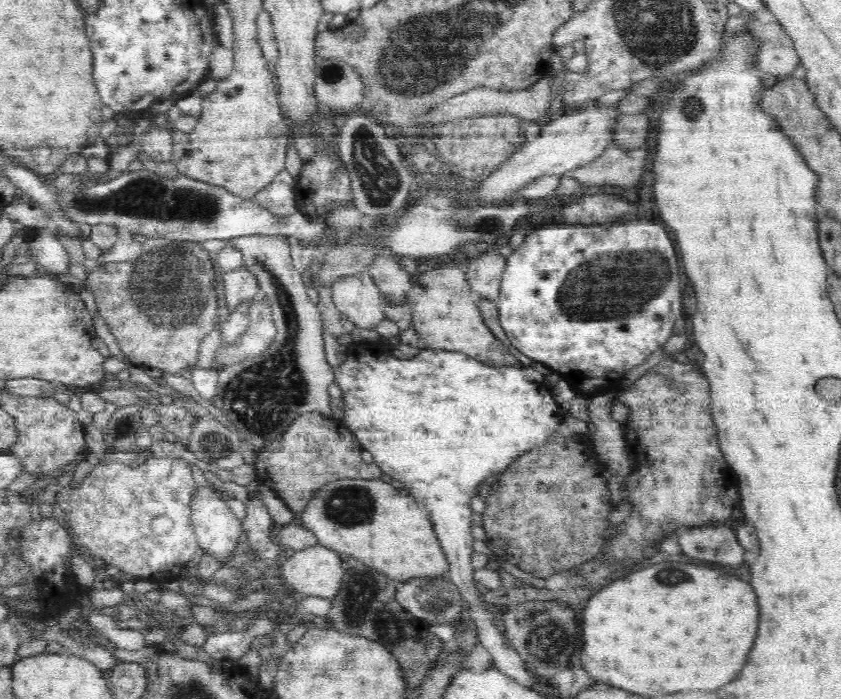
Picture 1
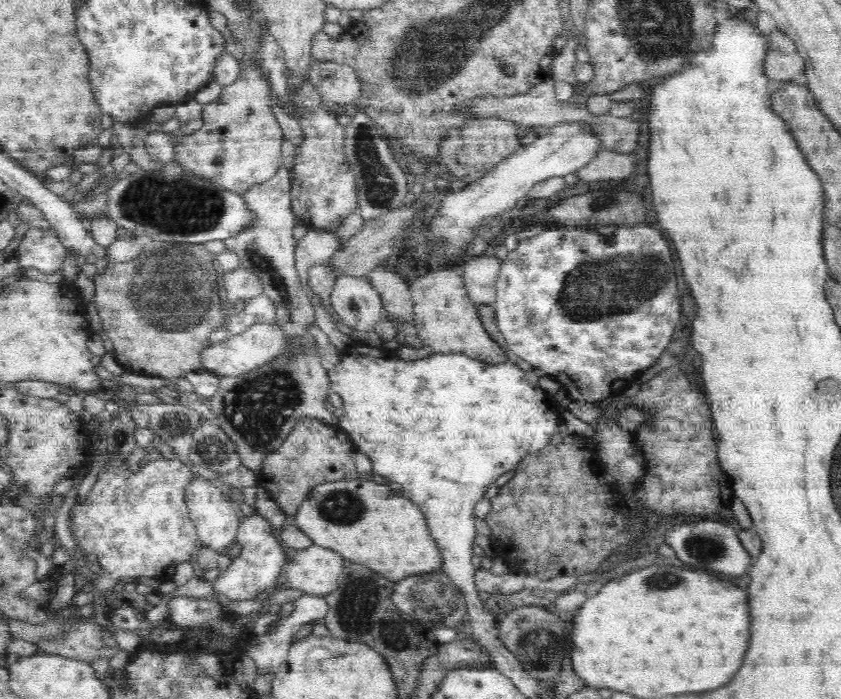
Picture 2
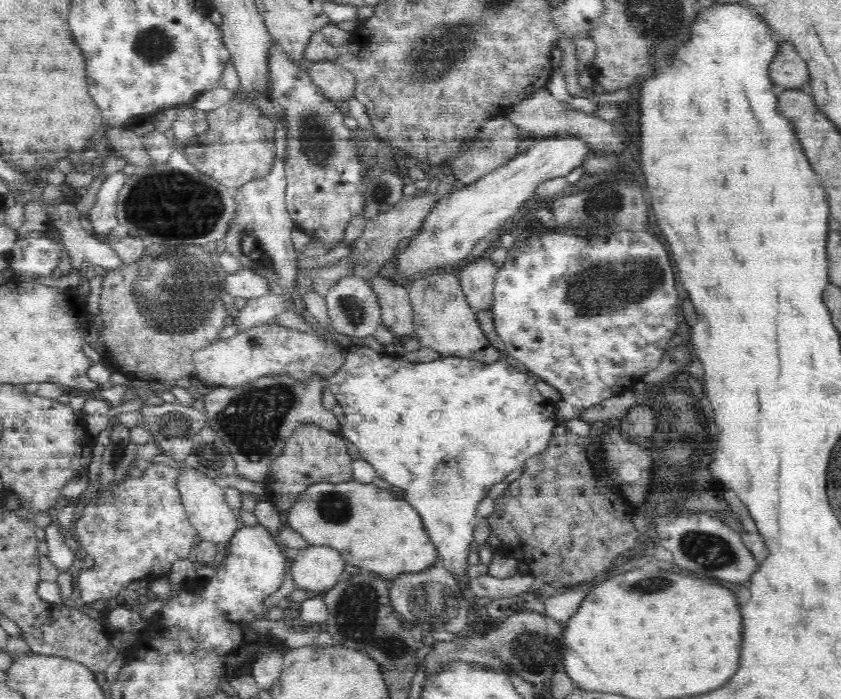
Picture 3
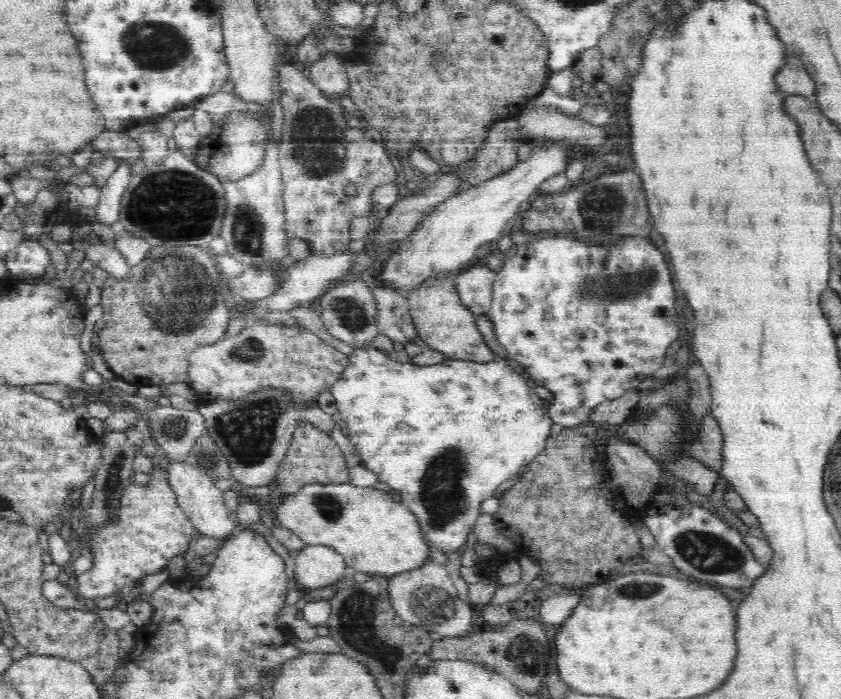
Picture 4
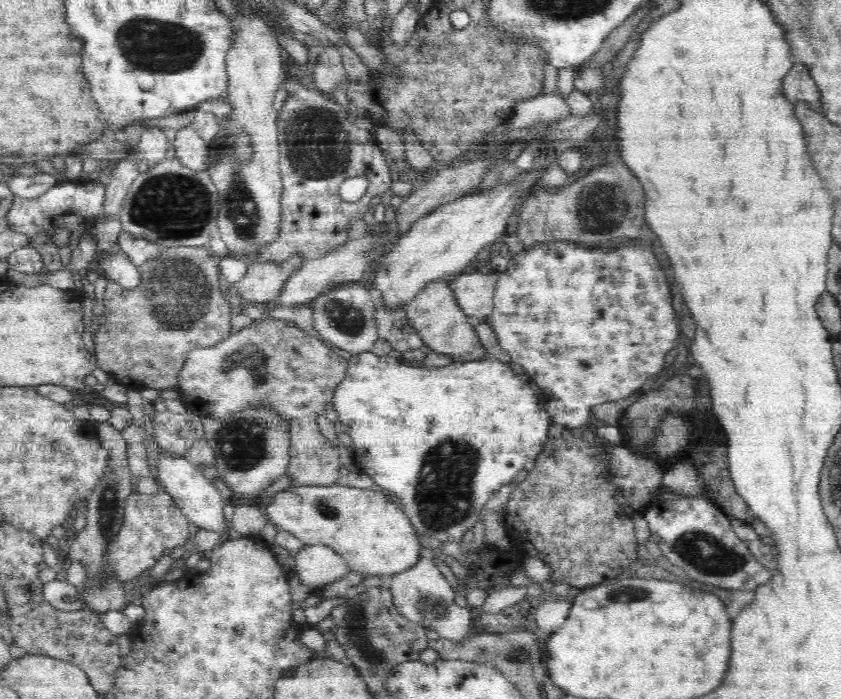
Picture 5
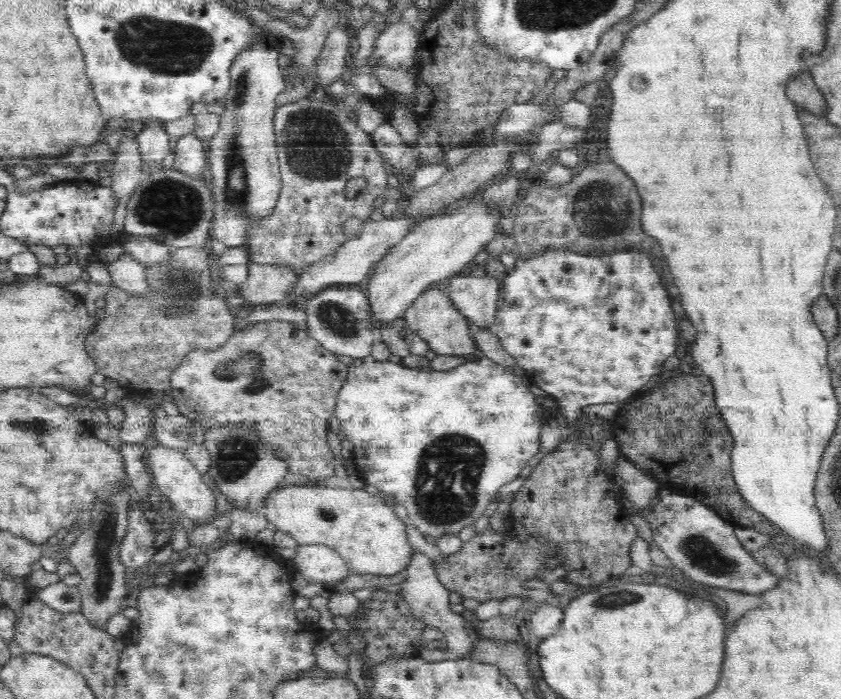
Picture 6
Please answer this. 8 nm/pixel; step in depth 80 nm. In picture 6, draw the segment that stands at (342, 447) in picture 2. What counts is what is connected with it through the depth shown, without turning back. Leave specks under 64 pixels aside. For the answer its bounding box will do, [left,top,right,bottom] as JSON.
[168,321,349,485]

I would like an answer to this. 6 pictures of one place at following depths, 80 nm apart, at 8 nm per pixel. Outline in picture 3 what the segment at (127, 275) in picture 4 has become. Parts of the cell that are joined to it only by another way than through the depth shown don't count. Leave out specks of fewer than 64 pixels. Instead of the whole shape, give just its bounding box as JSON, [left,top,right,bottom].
[47,199,122,276]

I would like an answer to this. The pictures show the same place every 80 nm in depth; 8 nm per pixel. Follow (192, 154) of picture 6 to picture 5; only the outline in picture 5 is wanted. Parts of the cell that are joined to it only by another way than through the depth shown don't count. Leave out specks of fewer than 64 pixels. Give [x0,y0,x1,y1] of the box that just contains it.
[173,125,210,170]

